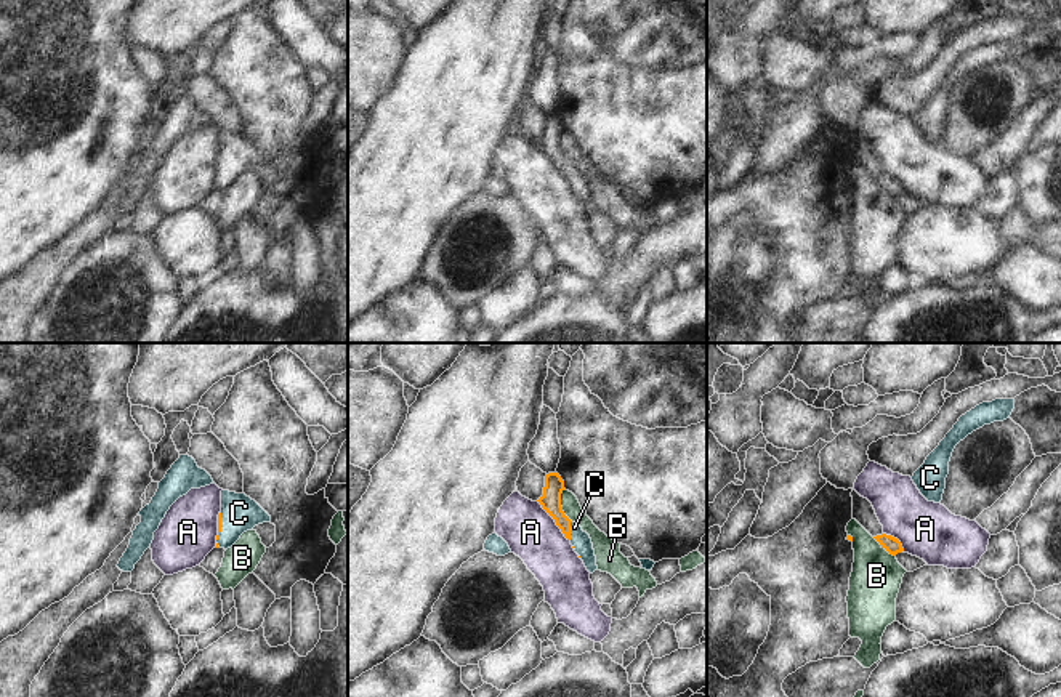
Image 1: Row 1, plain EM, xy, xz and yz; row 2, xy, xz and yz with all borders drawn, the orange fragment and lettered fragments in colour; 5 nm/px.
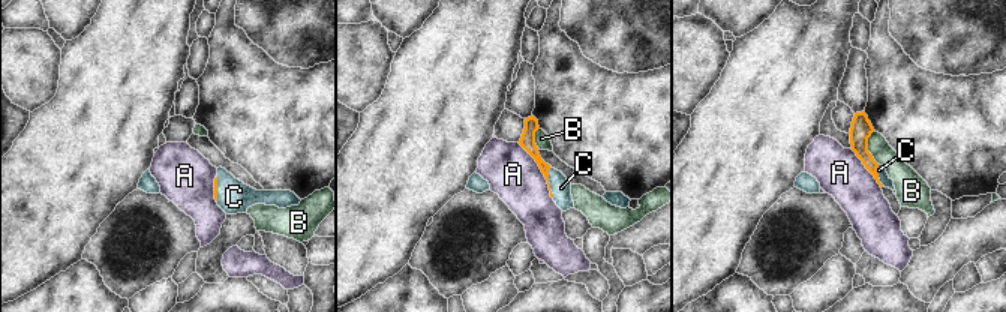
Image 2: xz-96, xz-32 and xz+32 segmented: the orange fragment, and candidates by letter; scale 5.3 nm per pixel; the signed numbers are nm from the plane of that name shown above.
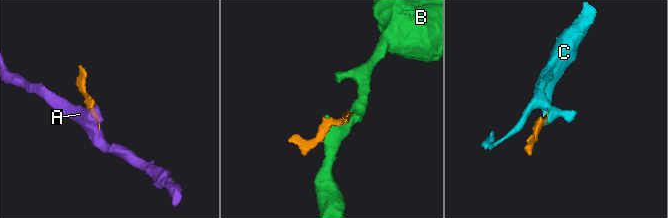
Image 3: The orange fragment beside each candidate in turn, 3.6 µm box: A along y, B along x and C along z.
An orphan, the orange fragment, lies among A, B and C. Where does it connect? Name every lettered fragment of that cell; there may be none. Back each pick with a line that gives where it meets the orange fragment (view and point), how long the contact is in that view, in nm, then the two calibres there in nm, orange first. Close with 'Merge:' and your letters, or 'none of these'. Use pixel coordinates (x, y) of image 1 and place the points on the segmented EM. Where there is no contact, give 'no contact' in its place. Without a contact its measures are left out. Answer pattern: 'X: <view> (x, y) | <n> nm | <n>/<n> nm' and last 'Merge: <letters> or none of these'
C: xz (569, 531) | 100 nm | 100/100 nm
Merge: C

